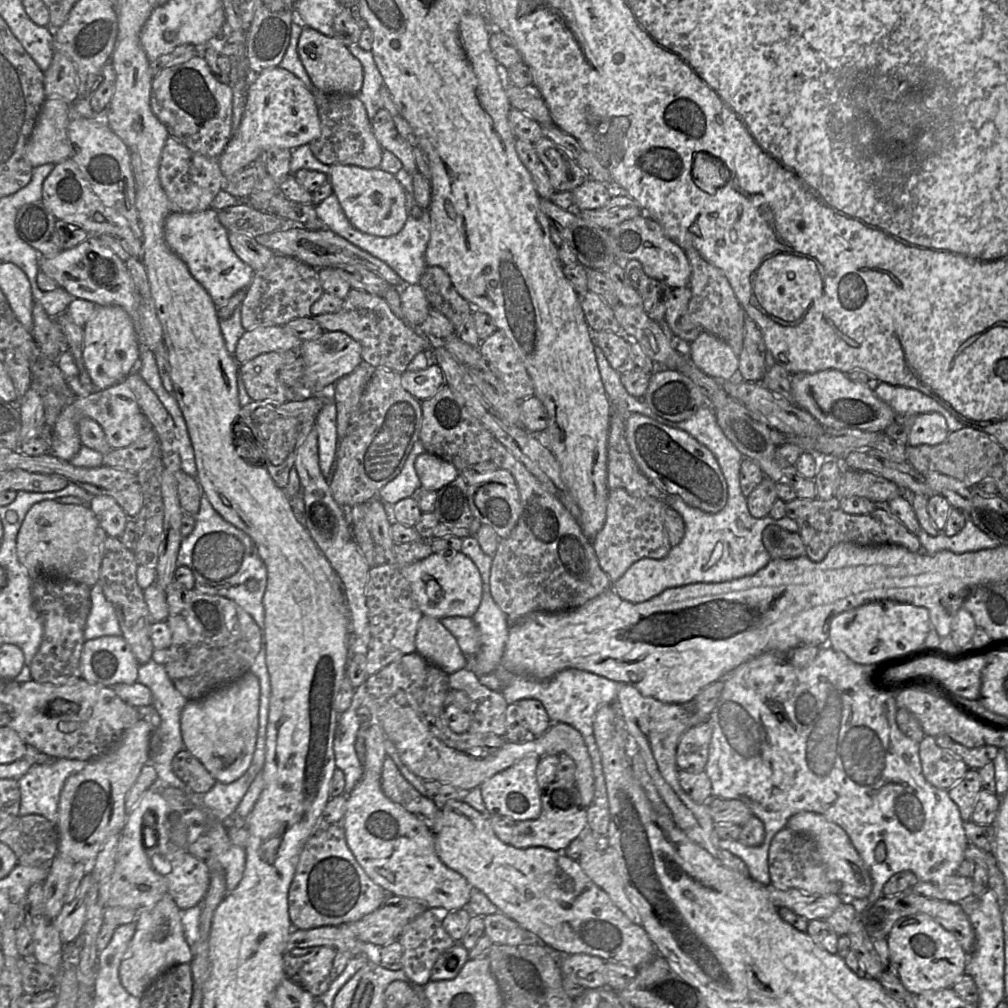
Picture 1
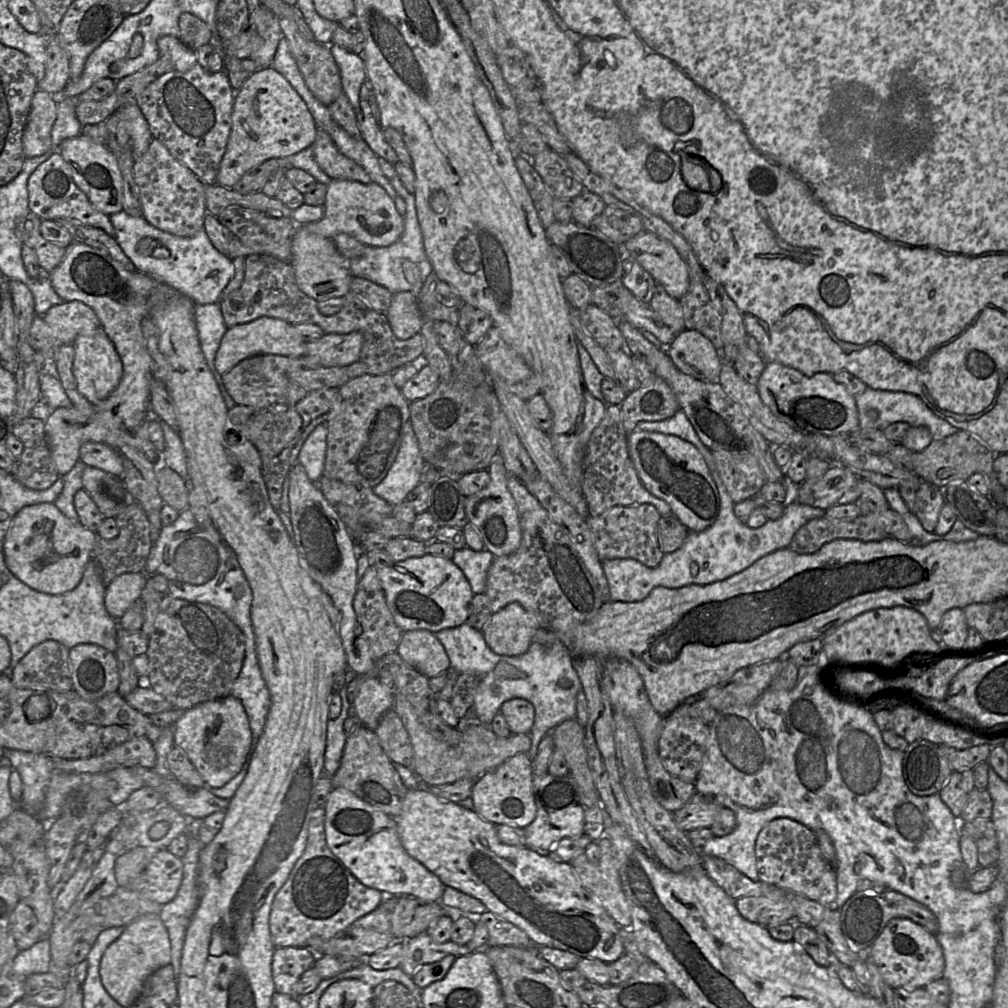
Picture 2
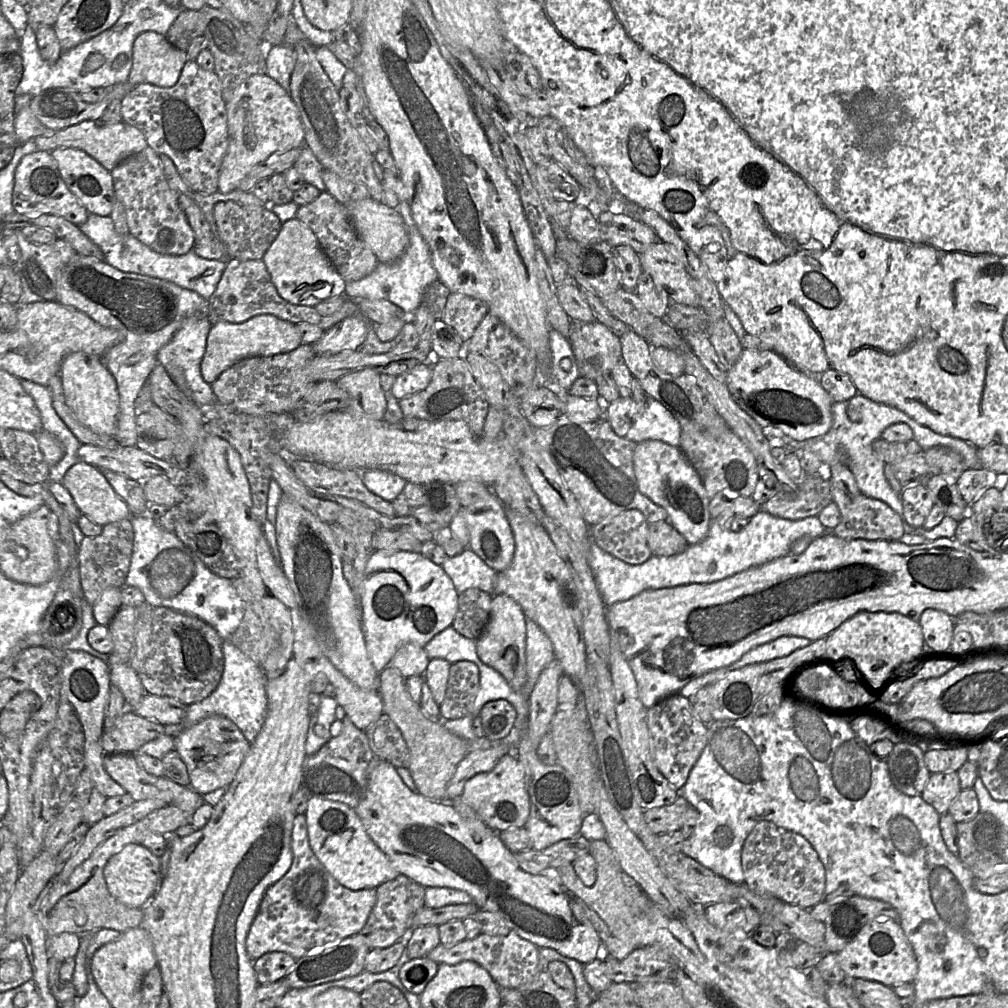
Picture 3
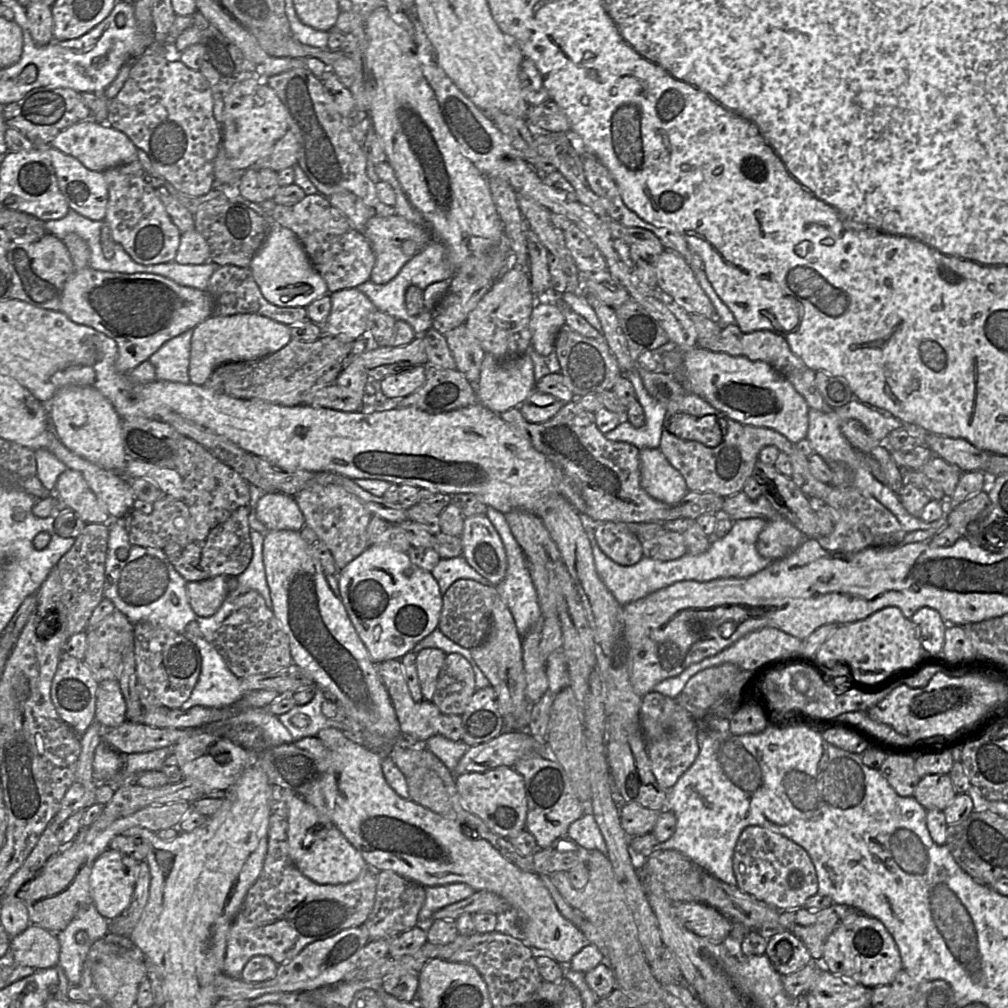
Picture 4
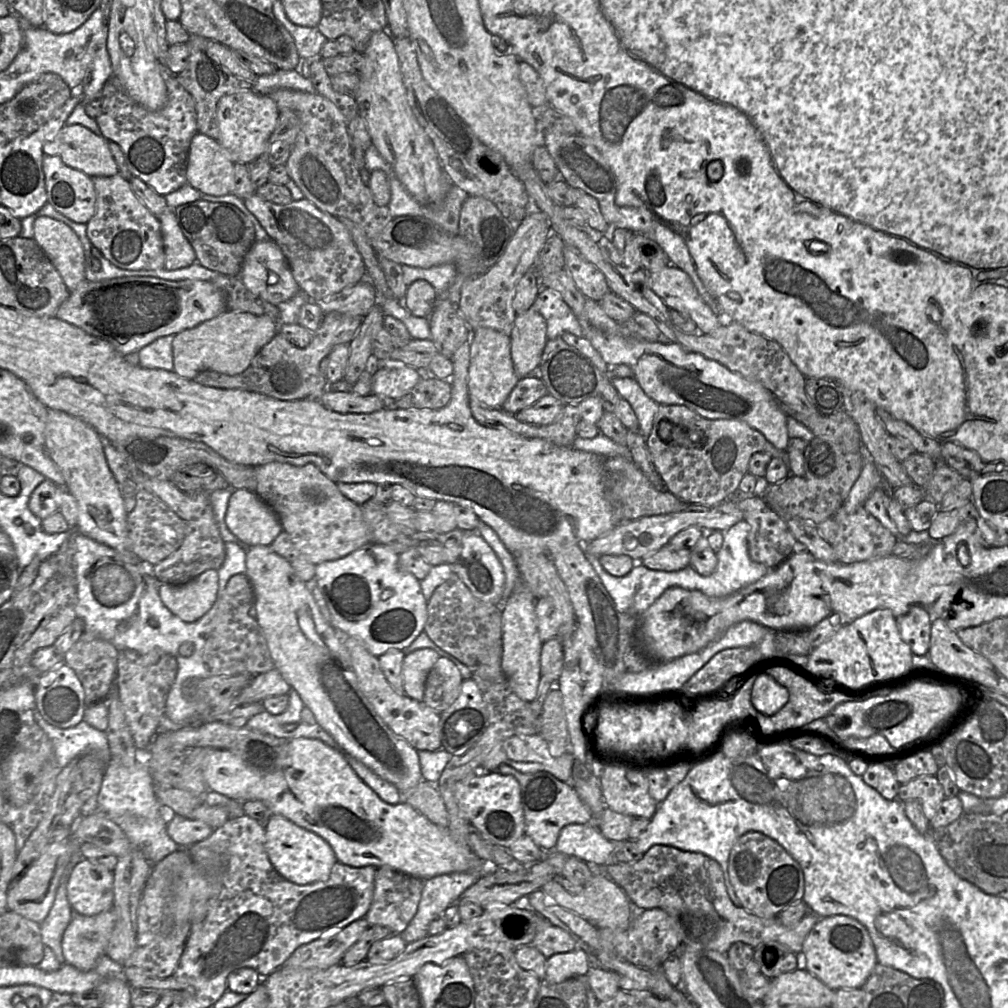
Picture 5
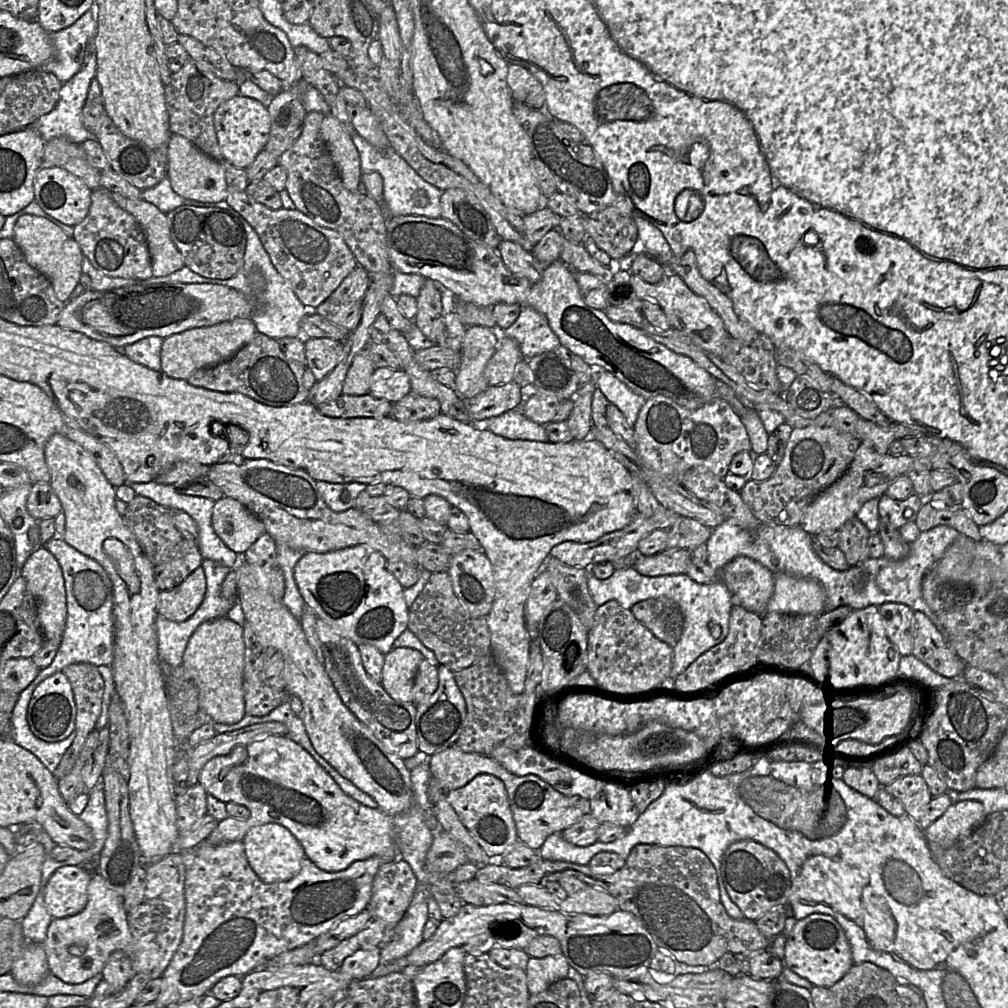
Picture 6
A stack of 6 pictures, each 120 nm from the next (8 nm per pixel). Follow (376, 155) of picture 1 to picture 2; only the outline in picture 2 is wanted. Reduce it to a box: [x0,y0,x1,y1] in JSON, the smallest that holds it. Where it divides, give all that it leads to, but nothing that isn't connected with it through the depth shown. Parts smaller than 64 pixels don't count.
[312,128,371,182]

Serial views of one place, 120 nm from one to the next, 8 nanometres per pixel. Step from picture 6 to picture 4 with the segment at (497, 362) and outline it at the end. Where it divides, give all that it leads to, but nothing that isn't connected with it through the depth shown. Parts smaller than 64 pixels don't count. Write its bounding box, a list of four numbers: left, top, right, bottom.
[529,302,566,356]

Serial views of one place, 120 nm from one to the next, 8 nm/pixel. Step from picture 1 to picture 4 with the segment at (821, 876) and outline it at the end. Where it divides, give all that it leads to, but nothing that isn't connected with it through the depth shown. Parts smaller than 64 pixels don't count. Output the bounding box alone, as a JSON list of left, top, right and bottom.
[733,826,818,910]

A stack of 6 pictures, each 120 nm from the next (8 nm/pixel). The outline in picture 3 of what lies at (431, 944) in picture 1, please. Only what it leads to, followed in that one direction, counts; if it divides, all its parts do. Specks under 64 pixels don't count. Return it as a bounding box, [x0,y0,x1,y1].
[426,932,540,988]

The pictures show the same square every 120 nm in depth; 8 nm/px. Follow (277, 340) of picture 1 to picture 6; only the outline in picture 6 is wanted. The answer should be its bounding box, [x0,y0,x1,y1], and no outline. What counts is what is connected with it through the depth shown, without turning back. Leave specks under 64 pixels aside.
[161,317,256,380]

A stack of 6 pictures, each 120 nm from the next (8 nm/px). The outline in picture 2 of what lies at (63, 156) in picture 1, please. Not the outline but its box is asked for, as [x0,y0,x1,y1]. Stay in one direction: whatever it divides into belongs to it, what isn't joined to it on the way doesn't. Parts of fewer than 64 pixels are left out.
[23,88,57,158]

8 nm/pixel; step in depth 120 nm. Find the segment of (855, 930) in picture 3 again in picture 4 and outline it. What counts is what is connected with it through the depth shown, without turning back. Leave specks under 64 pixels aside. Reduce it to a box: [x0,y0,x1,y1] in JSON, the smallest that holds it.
[779,904,860,960]

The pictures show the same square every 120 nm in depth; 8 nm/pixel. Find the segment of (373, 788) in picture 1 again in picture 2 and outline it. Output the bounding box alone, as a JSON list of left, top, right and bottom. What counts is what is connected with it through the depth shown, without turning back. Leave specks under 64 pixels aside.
[323,787,446,903]

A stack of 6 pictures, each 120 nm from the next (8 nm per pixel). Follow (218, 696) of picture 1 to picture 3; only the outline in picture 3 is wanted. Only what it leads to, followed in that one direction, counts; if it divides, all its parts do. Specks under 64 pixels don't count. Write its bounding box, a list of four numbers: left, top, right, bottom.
[174,716,250,795]

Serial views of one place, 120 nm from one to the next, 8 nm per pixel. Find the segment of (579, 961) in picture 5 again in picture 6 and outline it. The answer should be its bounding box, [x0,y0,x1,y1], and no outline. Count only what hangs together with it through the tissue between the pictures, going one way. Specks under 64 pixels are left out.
[525,954,570,995]

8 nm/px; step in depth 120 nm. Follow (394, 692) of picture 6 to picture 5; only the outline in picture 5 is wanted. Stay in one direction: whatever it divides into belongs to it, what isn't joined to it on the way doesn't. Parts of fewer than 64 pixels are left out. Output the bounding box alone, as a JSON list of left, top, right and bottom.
[402,648,439,701]

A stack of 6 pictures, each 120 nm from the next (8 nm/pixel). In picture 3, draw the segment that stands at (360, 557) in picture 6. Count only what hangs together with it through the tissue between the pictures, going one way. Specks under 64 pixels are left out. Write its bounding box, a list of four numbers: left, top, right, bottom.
[361,550,459,673]

